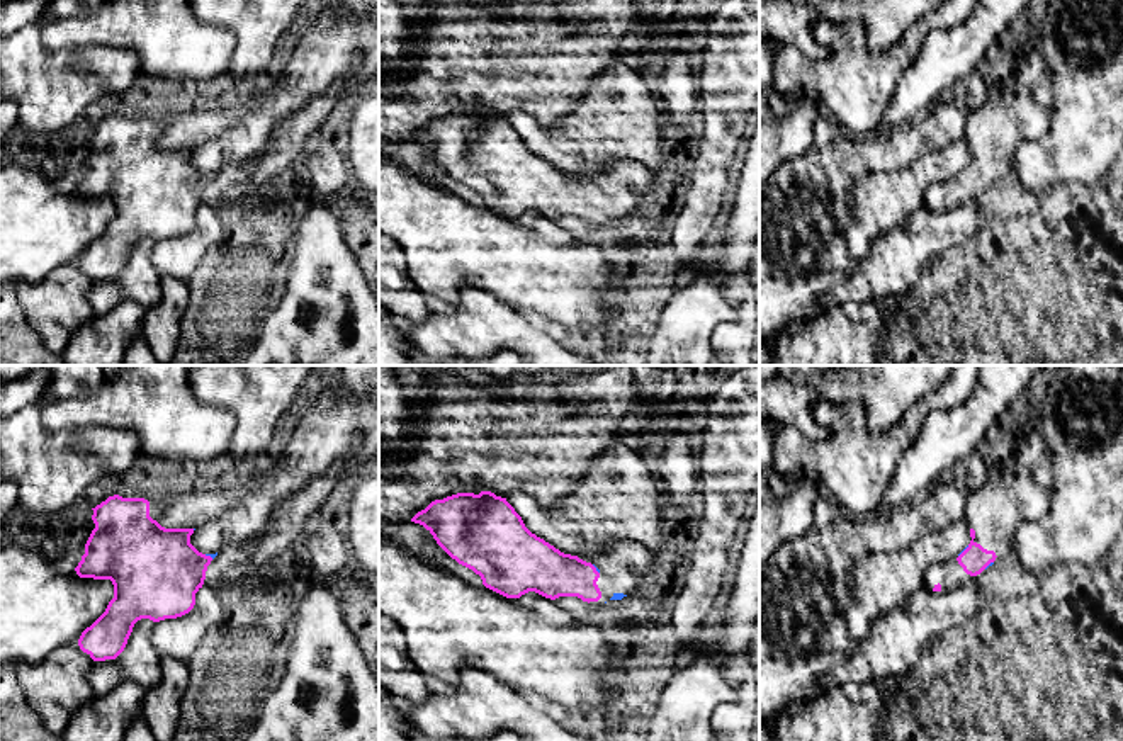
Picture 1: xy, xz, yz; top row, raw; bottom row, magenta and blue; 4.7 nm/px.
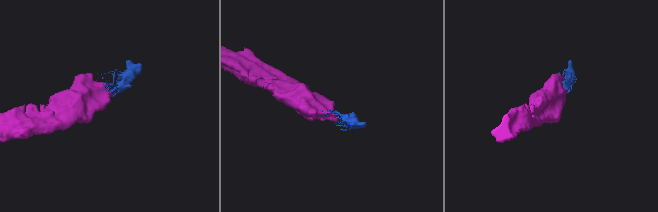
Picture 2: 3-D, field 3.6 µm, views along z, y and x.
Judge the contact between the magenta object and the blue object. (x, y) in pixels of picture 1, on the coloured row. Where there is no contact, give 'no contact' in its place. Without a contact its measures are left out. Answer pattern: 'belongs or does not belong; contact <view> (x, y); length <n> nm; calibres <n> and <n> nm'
belongs; contact yz (964, 551); length 80 nm; calibres 140 and 20 nm

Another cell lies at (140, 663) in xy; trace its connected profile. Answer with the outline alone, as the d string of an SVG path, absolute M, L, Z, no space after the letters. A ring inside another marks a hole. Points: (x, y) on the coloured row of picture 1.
M150 619L138 620L116 659L93 661L88 683L97 695L114 690L122 682L134 682L146 692L160 683L161 656L151 646L153 625Z

